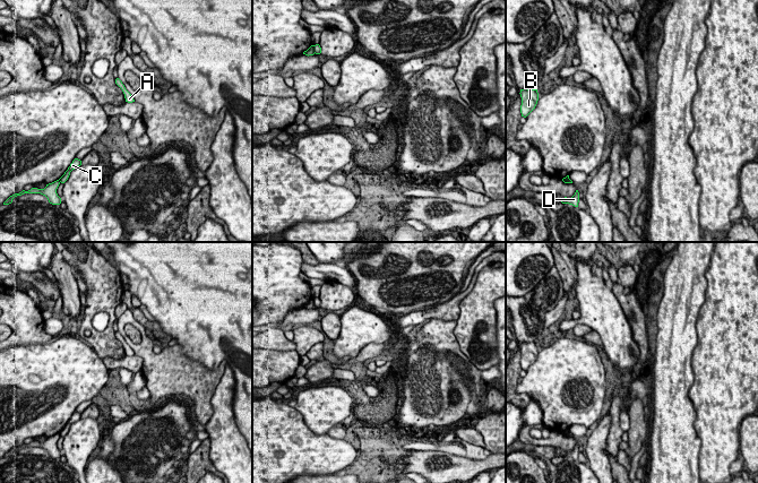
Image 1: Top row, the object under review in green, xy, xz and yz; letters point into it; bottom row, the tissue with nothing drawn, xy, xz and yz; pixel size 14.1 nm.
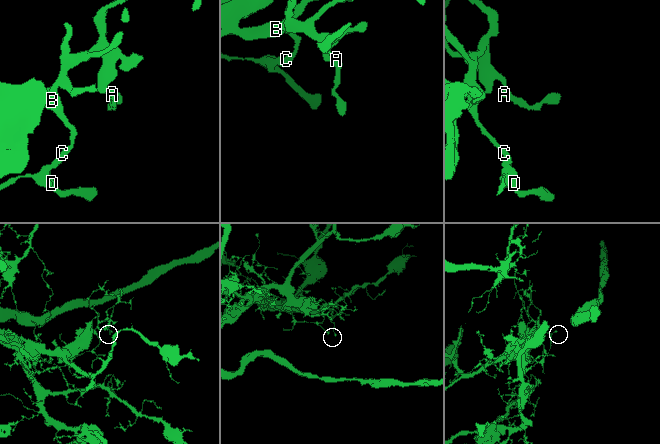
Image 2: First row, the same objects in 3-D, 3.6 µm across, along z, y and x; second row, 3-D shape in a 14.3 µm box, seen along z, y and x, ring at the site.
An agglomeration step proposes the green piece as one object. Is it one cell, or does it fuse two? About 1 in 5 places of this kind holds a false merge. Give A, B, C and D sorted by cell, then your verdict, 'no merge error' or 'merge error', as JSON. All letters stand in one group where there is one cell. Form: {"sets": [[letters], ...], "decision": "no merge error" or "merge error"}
{"sets": [["A", "B", "C"], ["D"]], "decision": "merge error"}

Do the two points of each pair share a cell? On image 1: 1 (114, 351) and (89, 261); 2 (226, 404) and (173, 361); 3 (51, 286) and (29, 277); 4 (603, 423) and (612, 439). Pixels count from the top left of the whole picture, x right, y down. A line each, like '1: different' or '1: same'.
1: same
2: different
3: same
4: different

